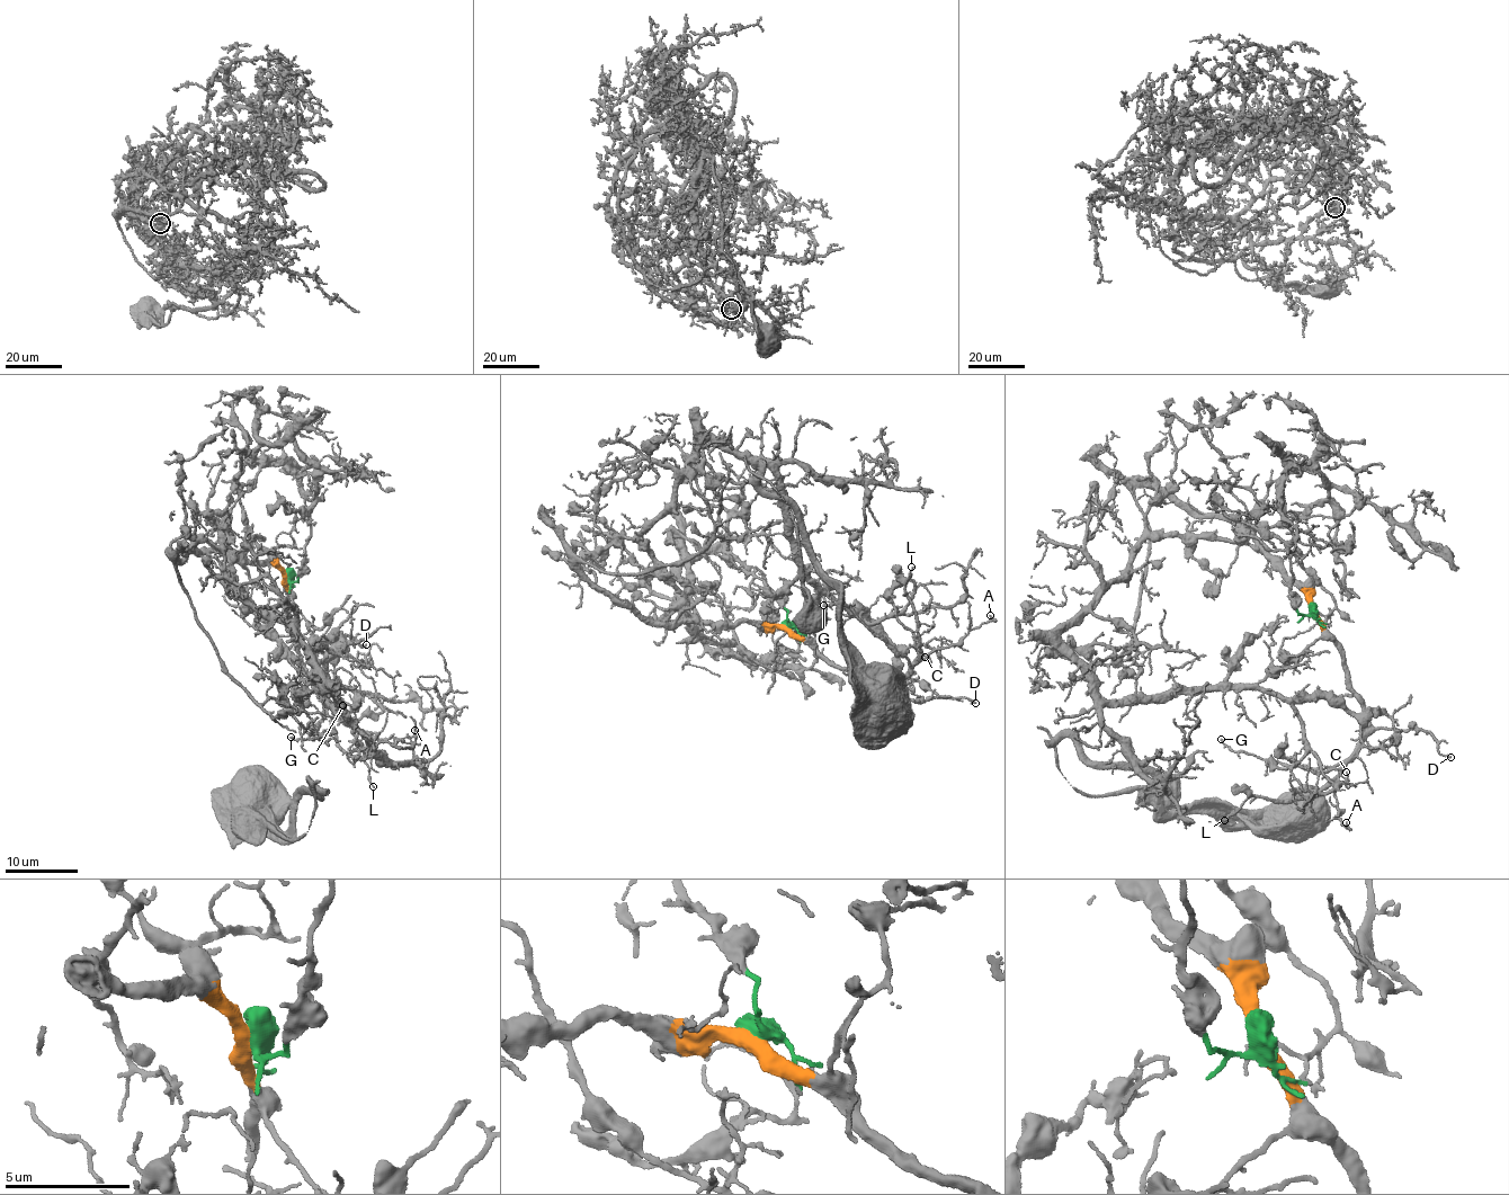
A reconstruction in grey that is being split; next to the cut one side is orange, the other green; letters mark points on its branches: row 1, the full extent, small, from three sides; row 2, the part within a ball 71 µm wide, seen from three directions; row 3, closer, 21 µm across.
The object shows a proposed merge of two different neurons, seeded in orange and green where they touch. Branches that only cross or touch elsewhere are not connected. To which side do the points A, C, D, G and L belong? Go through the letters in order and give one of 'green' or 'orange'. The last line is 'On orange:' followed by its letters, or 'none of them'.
A: orange
C: orange
D: orange
G: orange
L: orange
On orange: A, C, D, G, L

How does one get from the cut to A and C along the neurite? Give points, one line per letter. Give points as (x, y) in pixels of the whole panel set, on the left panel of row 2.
A: (286, 577), (292, 640), (301, 668), (329, 704), (335, 716), (368, 738), (412, 736), (414, 729)
C: (286, 577), (292, 640), (301, 668), (344, 713), (342, 705)

